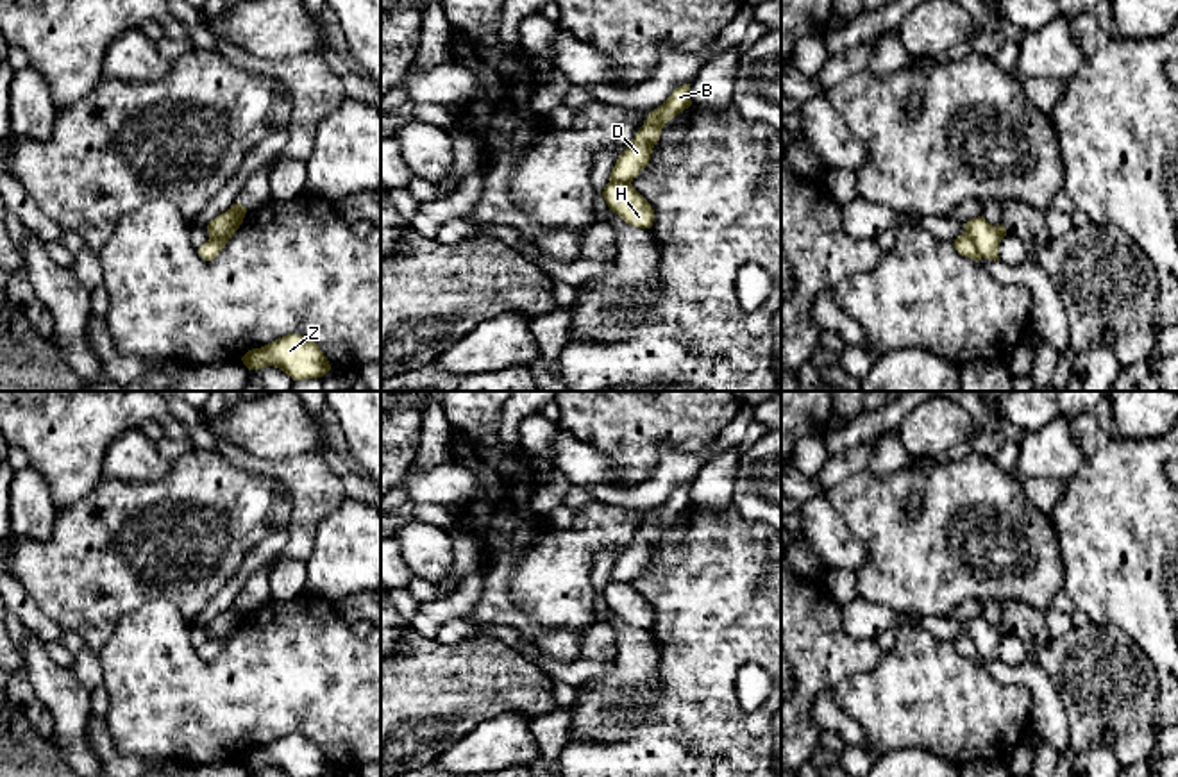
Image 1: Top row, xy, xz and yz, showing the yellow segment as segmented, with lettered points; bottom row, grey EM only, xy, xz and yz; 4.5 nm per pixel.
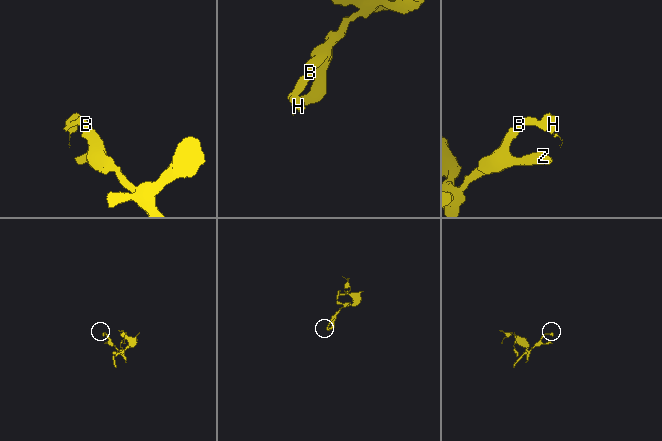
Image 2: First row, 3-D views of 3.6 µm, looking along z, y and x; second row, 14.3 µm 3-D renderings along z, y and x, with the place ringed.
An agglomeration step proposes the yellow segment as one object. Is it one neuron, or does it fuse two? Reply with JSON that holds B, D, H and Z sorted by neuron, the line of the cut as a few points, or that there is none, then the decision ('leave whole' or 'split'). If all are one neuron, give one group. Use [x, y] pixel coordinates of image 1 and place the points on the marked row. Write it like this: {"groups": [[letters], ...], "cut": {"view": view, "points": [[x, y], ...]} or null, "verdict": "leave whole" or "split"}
{"groups": [["B", "D", "Z"], ["H"]], "cut": {"view": "xy", "points": [[233, 233], [222, 238], [210, 238]]}, "verdict": "split"}

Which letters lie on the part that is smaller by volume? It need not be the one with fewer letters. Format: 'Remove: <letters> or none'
Remove: H

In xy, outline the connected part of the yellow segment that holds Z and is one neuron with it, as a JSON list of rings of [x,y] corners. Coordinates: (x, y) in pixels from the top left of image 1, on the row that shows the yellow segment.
[[[288,334],[261,348],[252,348],[241,361],[248,370],[281,368],[293,380],[324,377],[331,370],[320,347],[300,334]]]

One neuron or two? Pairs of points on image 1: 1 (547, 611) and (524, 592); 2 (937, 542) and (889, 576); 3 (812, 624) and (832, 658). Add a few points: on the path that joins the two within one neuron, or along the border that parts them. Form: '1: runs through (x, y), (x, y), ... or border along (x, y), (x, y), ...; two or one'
1: runs through (542, 606), (530, 593); one
2: runs through (925, 552), (901, 572); one
3: runs through (812, 633), (826, 649); one

